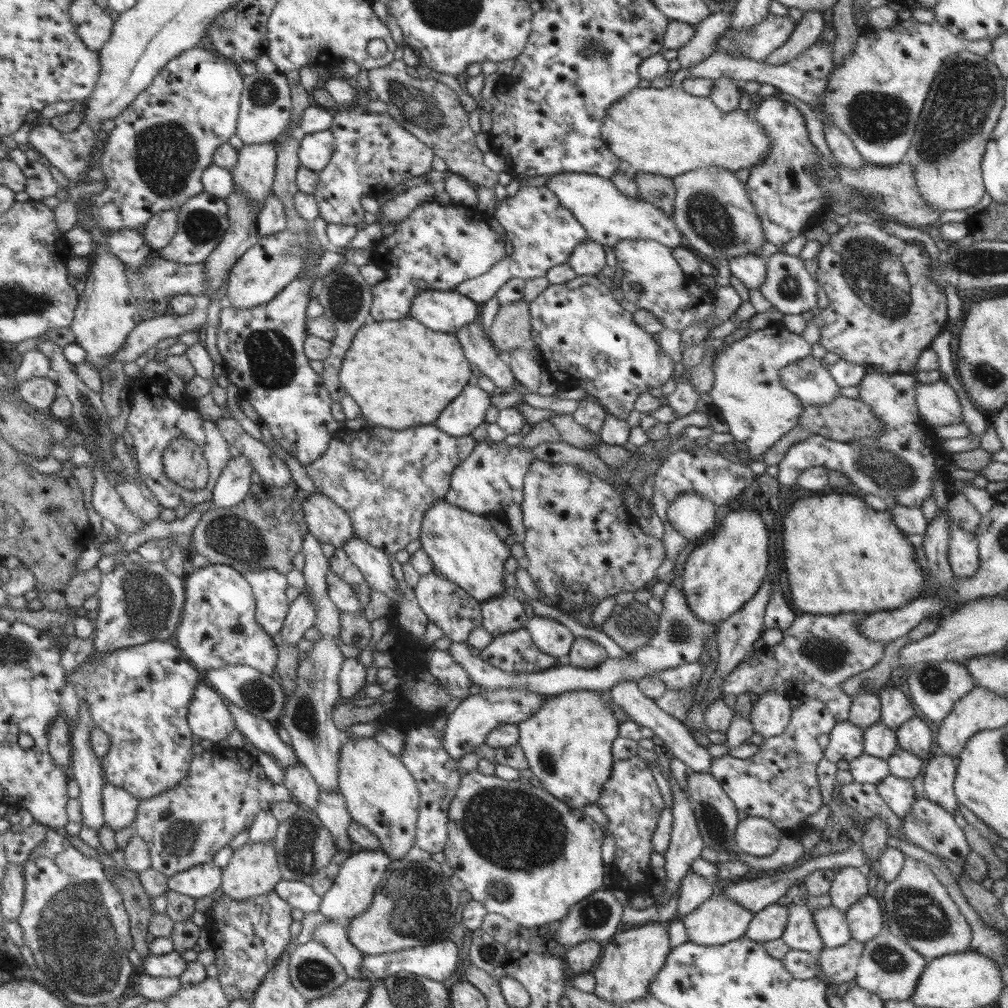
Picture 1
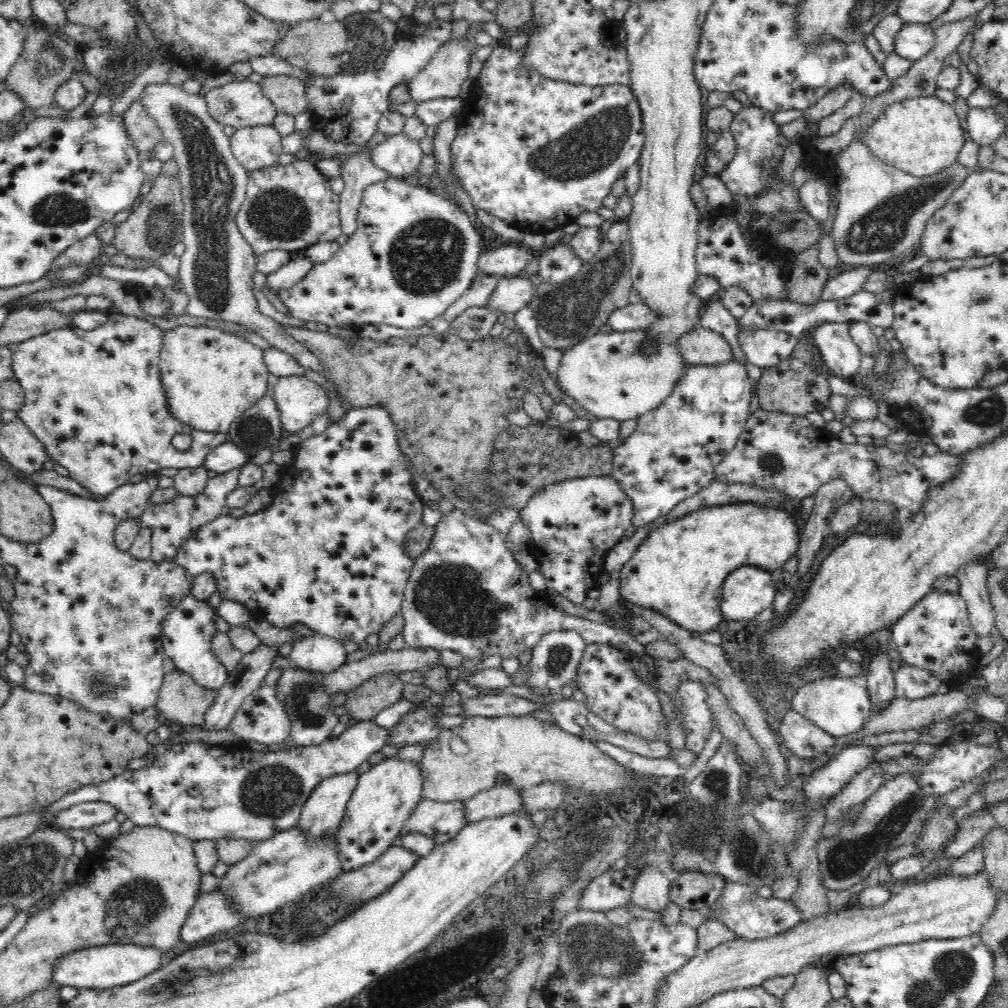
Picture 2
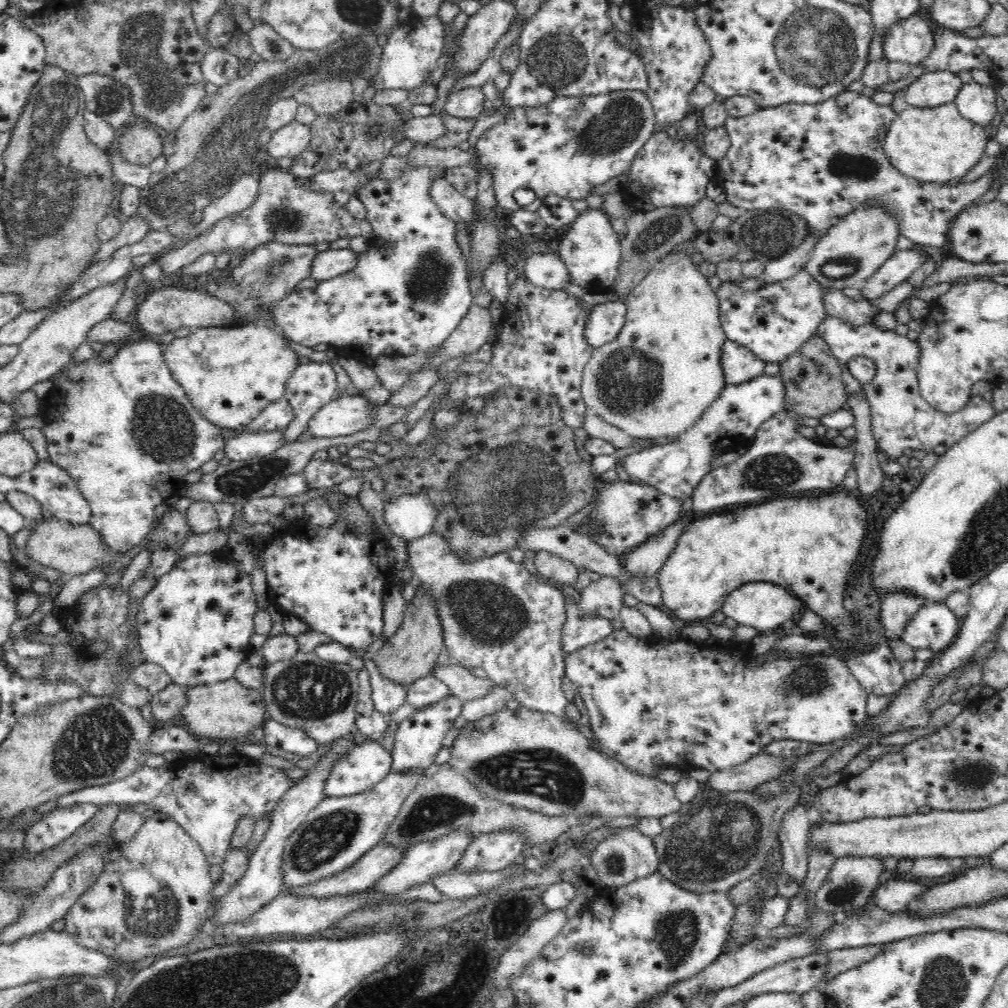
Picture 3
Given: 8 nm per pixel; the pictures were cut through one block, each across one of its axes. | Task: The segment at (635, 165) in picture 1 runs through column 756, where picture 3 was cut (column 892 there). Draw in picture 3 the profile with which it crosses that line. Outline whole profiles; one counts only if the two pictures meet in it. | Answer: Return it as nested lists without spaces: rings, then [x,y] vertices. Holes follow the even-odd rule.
[[[952,102],[935,108],[910,107],[900,112],[889,126],[883,148],[902,175],[921,182],[945,184],[966,176],[985,156],[989,140],[985,127],[964,119]]]

